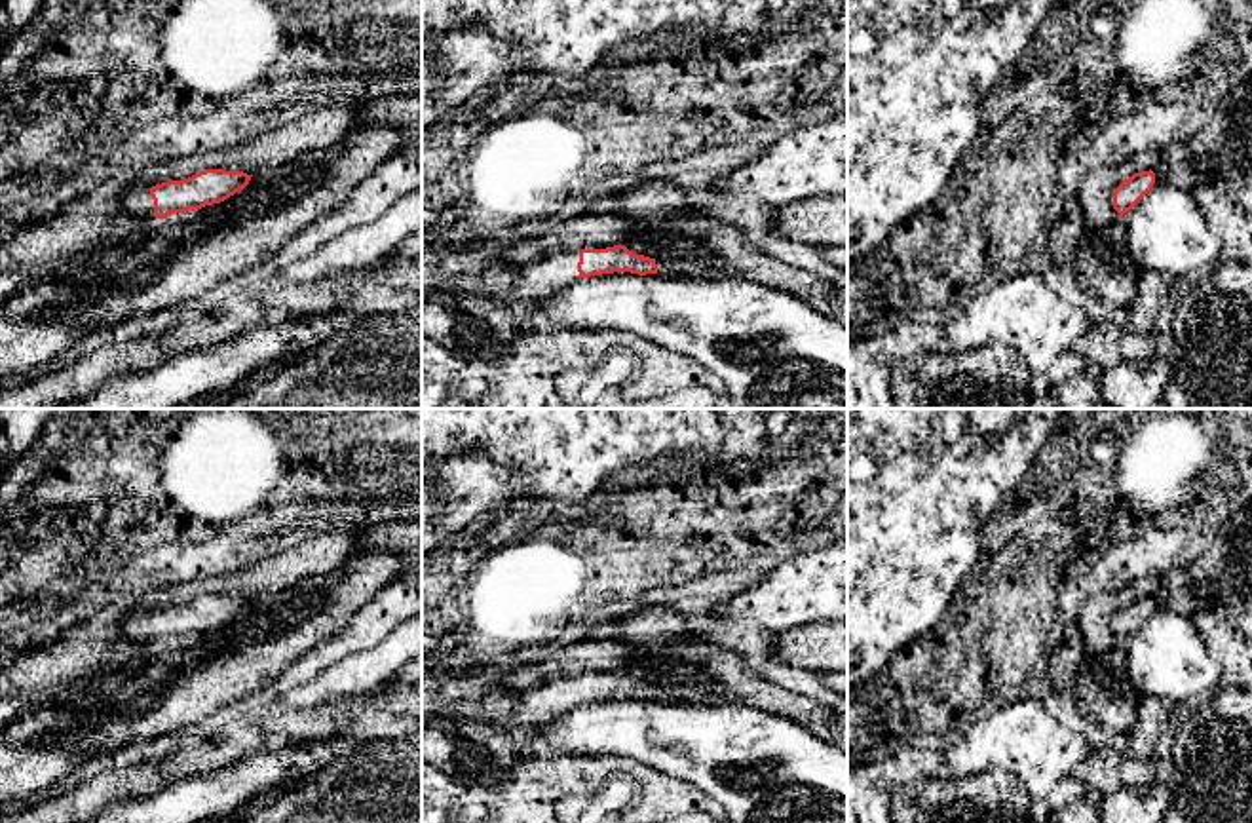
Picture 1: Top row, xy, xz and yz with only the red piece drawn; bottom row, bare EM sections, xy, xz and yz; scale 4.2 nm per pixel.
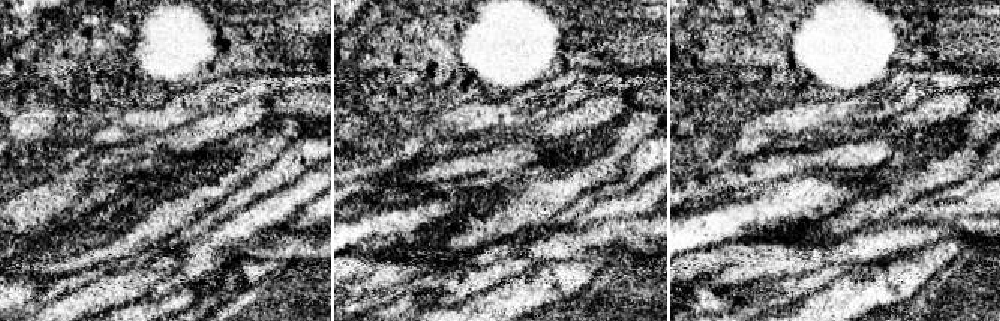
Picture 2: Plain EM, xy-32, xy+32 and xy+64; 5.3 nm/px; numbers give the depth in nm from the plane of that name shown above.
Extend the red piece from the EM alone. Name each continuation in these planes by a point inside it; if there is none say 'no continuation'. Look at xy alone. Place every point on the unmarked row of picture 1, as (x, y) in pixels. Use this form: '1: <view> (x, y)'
1: xy (137, 630)

